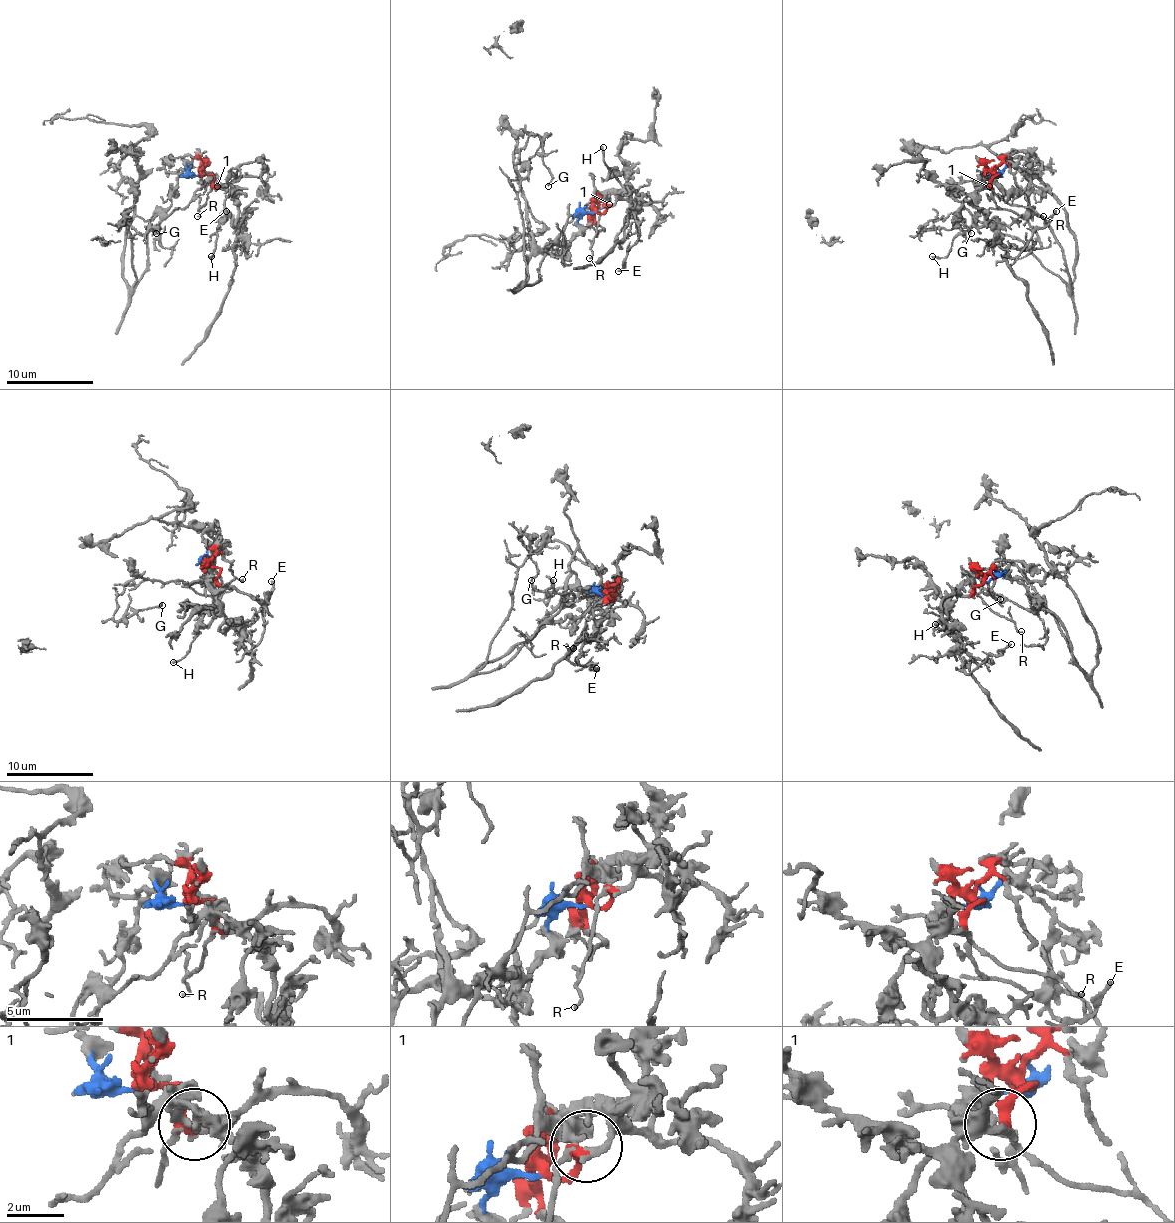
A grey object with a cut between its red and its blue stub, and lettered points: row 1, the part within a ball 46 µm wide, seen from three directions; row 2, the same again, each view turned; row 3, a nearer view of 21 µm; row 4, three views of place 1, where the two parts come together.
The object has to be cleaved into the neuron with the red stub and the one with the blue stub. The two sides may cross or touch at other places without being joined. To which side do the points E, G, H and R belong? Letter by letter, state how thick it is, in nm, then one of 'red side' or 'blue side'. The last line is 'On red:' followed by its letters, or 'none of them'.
E: 200 nm thick; red side
G: 150 nm thick; blue side
H: 200 nm thick; red side
R: 130 nm thick; red side
On red: E, H, R

